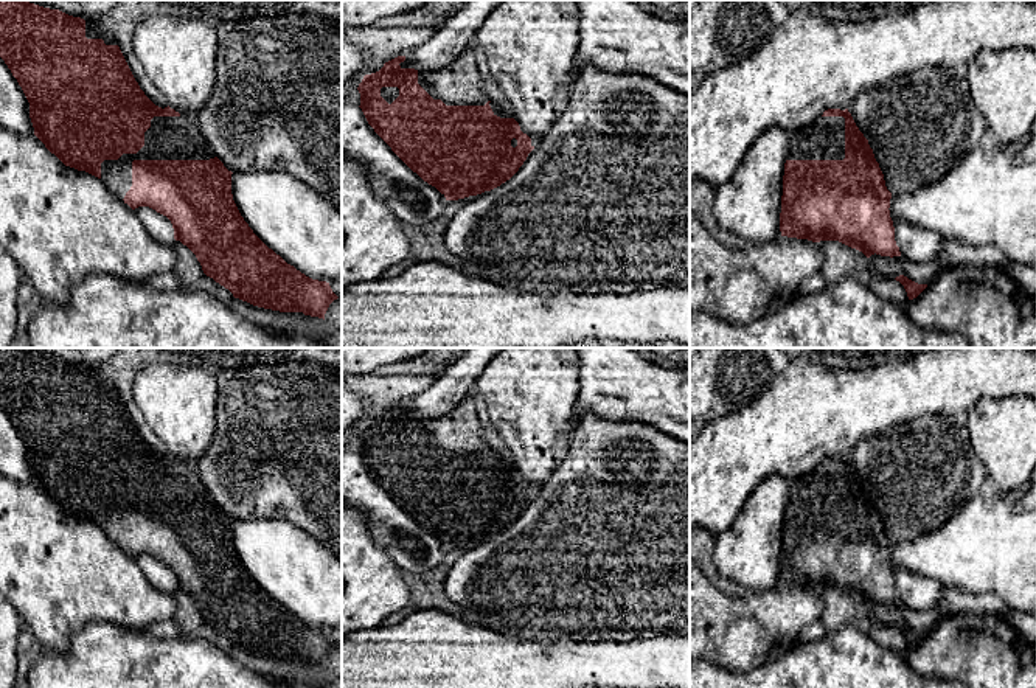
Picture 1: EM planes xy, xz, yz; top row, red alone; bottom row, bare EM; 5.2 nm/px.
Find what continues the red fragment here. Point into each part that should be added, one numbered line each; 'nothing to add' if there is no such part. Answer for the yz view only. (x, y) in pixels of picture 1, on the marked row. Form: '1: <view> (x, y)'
1: yz (825, 138)

